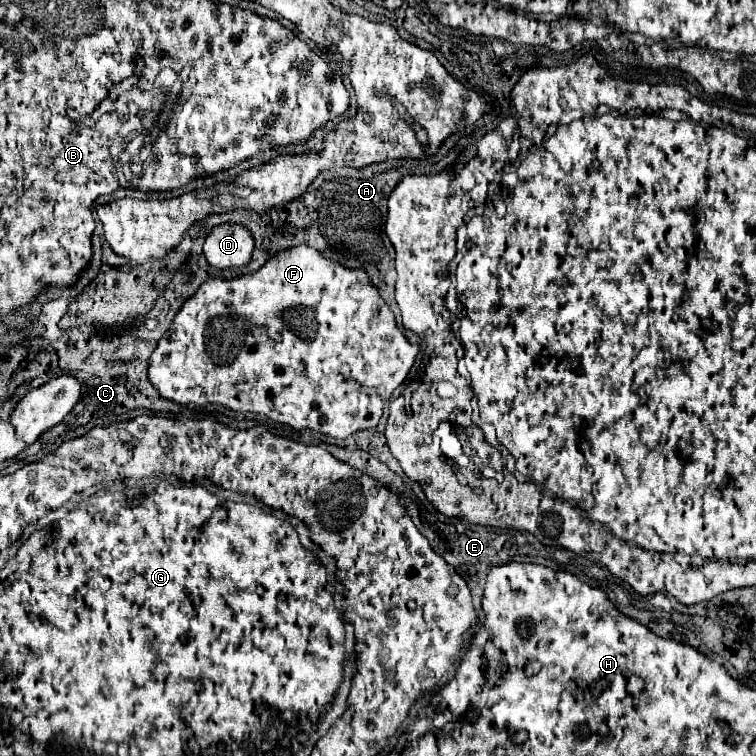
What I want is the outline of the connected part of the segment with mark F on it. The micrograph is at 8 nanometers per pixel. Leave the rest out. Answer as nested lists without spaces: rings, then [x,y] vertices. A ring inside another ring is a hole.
[[[297,245],[293,249],[285,249],[281,253],[275,253],[253,275],[249,273],[249,275],[235,277],[233,283],[227,281],[227,279],[215,277],[215,279],[209,279],[207,285],[199,287],[195,301],[191,297],[181,305],[181,309],[173,317],[173,323],[171,323],[165,339],[159,339],[155,351],[149,357],[147,375],[149,375],[151,385],[161,393],[161,397],[177,401],[181,405],[187,405],[187,403],[197,403],[197,405],[217,403],[217,405],[229,407],[235,413],[247,413],[247,411],[263,413],[271,421],[291,425],[297,431],[311,429],[311,431],[319,431],[323,435],[329,435],[333,439],[347,439],[349,435],[353,435],[357,431],[377,427],[385,405],[389,403],[393,391],[405,381],[405,377],[407,377],[409,369],[413,367],[419,351],[421,351],[419,345],[409,343],[407,337],[401,333],[389,305],[383,301],[383,297],[379,295],[379,289],[369,281],[369,277],[363,269],[345,267],[339,261],[325,257],[323,253],[319,253],[317,249],[313,249],[309,245]]]

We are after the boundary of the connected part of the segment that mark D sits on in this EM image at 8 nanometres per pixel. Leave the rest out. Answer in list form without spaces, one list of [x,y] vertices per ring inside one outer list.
[[[223,223],[213,227],[203,245],[203,253],[209,265],[227,269],[227,267],[241,267],[251,259],[253,251],[253,237],[251,233],[237,223]]]

